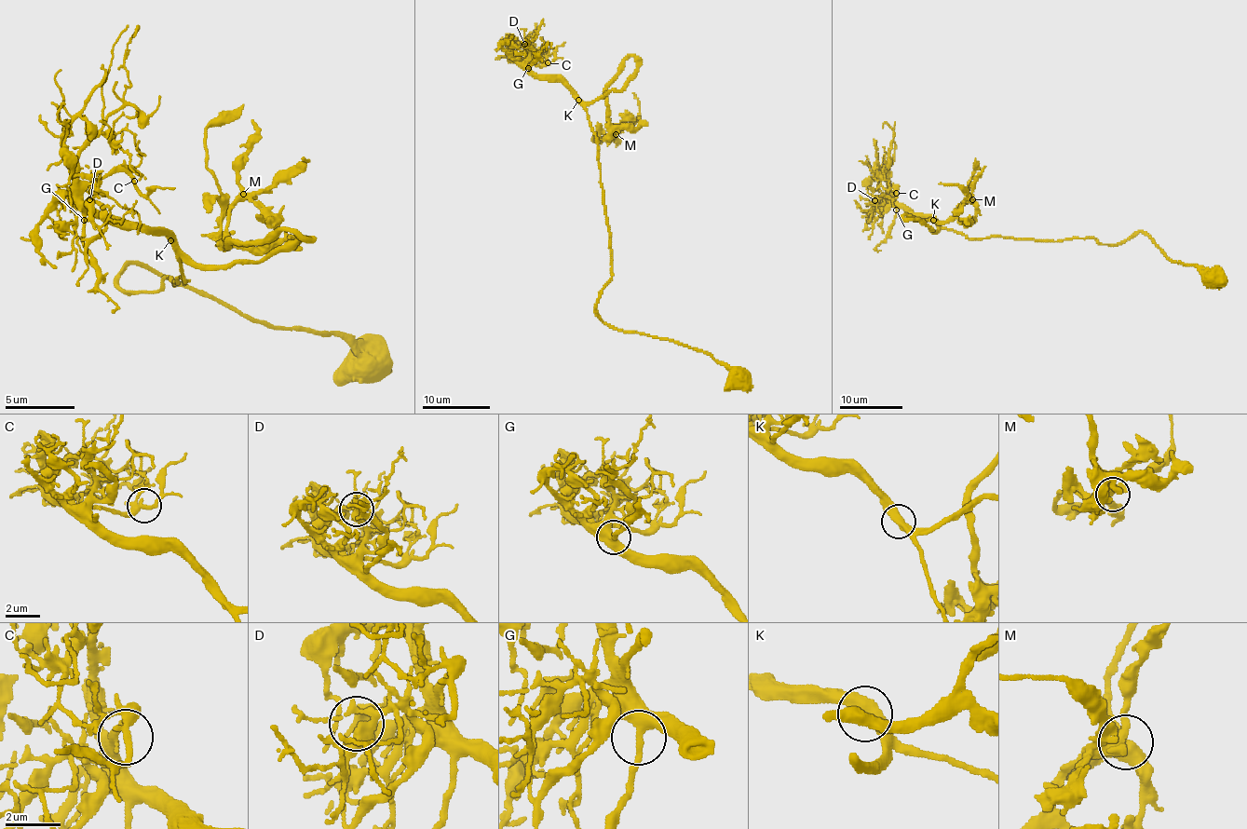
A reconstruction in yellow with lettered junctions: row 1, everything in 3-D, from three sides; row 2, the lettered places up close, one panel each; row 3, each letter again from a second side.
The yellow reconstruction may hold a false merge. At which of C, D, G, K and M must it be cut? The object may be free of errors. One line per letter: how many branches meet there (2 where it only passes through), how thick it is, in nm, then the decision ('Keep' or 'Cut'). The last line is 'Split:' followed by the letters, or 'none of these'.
C: Branches: 3. Thickness 220 nm. Keep
D: Branches: 3. Thickness 340 nm. Keep
G: Branches: 3. Thickness 300 nm. Keep
K: Branches: 2. Thickness 480 nm. Keep
M: Branches: 3. Thickness 360 nm. Keep
Split: none of these

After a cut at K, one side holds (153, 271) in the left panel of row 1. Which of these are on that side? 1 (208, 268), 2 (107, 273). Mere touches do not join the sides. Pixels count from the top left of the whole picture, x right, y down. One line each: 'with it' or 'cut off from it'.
1: cut off from it
2: cut off from it

